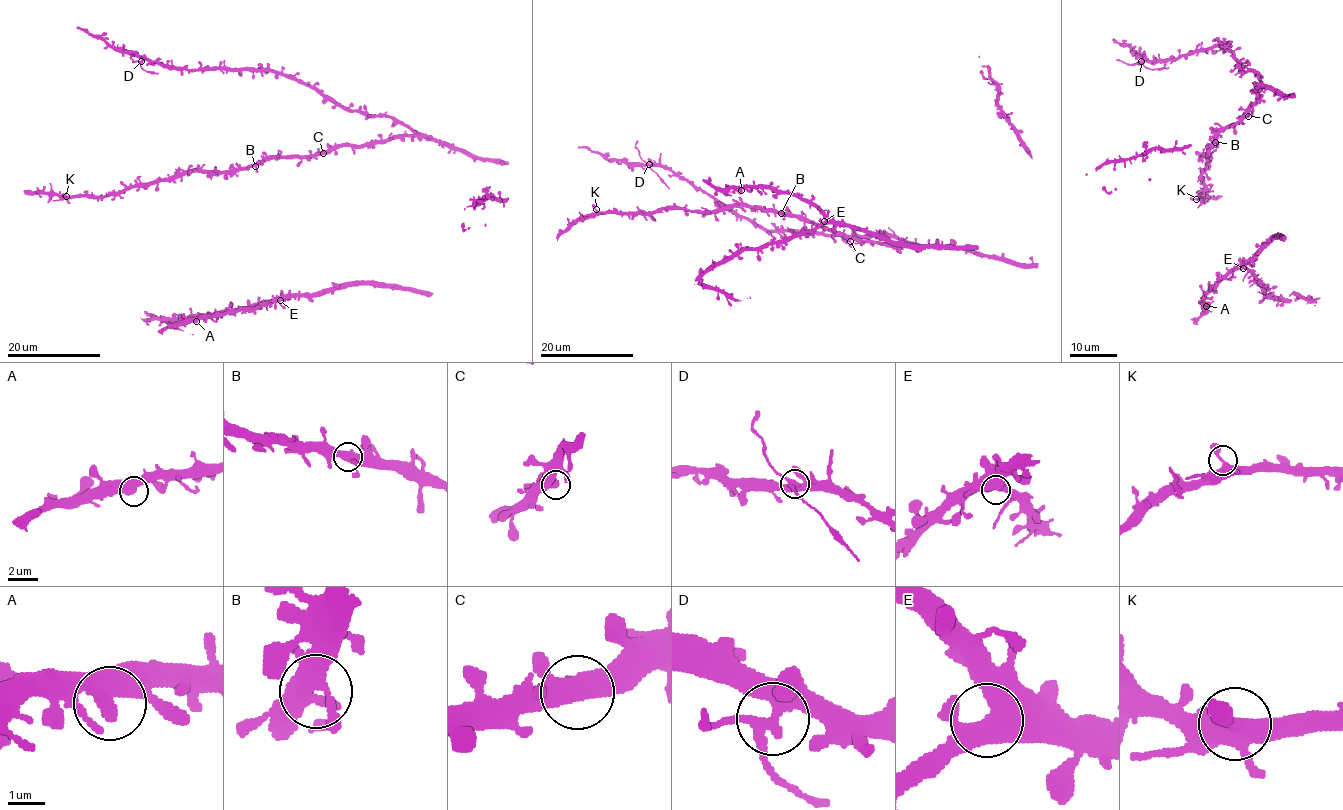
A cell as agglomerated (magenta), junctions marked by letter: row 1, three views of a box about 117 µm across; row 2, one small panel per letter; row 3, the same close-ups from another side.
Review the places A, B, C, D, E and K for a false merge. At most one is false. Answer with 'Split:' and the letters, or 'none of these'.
Split: D

